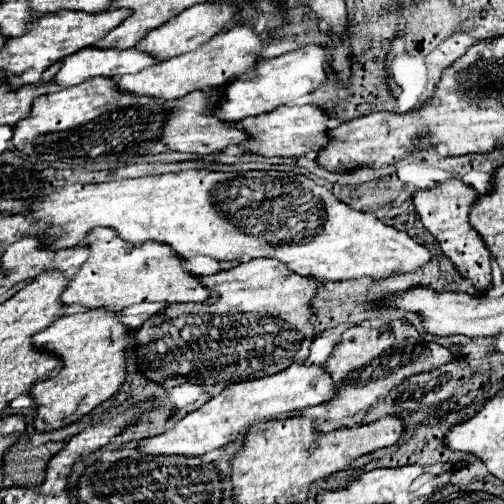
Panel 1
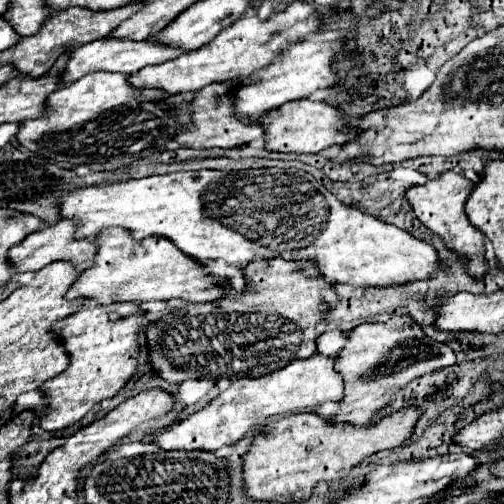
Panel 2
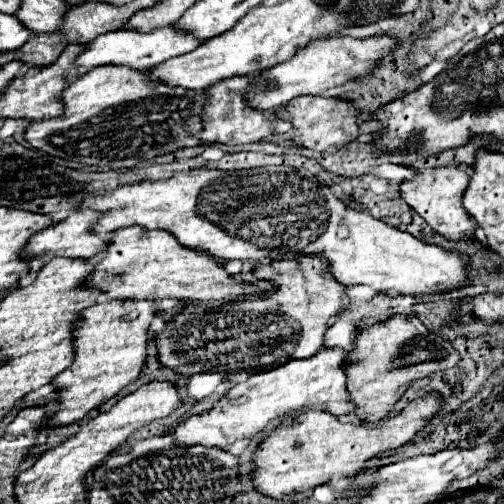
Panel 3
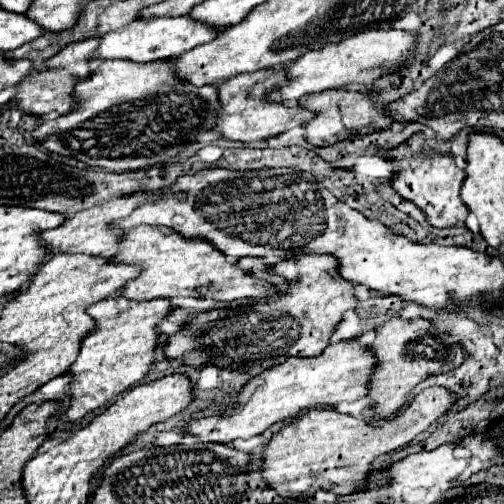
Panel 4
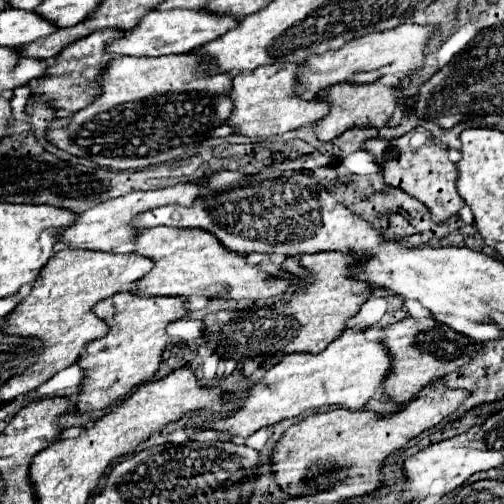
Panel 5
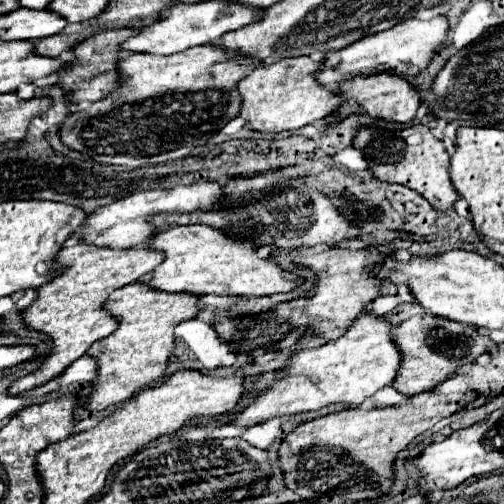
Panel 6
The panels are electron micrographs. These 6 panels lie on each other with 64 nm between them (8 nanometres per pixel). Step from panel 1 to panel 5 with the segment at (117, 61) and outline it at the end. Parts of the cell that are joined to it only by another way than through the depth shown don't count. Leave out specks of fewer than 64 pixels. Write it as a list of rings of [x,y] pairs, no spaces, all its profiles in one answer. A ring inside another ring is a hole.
[[[152,10],[144,14],[138,24],[124,32],[118,38],[112,38],[106,42],[104,50],[108,54],[118,54],[118,56],[166,56],[166,54],[184,54],[192,52],[194,48],[200,48],[202,44],[208,44],[220,34],[226,34],[232,30],[240,20],[232,20],[232,16],[208,16],[204,10]]]

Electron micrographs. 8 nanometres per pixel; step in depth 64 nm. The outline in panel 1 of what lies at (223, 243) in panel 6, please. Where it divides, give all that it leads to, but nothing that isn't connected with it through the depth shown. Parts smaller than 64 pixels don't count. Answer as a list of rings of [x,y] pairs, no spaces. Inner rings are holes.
[[[94,228],[86,234],[84,244],[90,248],[88,260],[78,268],[74,278],[64,288],[60,300],[64,304],[82,304],[86,308],[114,308],[114,306],[130,306],[136,302],[204,302],[208,298],[208,290],[200,284],[200,278],[182,270],[182,258],[176,256],[164,244],[128,244],[116,236],[110,228]]]

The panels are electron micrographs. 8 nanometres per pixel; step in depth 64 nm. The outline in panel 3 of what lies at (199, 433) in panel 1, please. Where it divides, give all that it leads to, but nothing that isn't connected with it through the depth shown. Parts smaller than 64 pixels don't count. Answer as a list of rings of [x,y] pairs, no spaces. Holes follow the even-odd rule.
[[[322,348],[316,356],[306,360],[290,360],[284,366],[278,366],[270,372],[252,374],[248,380],[232,386],[214,406],[202,414],[190,416],[180,422],[174,430],[176,446],[208,446],[208,448],[226,448],[242,438],[252,438],[262,432],[262,428],[276,418],[296,416],[302,410],[320,408],[330,400],[346,400],[346,376],[340,366],[346,352],[336,348]]]

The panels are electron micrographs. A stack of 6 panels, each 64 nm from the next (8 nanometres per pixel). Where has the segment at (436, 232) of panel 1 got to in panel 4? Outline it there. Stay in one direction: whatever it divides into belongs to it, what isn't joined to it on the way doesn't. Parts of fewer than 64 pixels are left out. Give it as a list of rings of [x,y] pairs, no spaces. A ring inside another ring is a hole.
[[[412,138],[406,144],[386,152],[386,158],[400,166],[400,172],[394,176],[392,180],[392,188],[404,198],[414,202],[424,216],[428,218],[428,222],[434,228],[452,228],[452,226],[464,226],[466,224],[466,216],[468,216],[468,208],[464,206],[462,198],[460,198],[460,188],[464,184],[464,172],[460,168],[456,168],[454,160],[450,156],[424,156],[420,152],[420,146],[424,146],[422,138]]]

